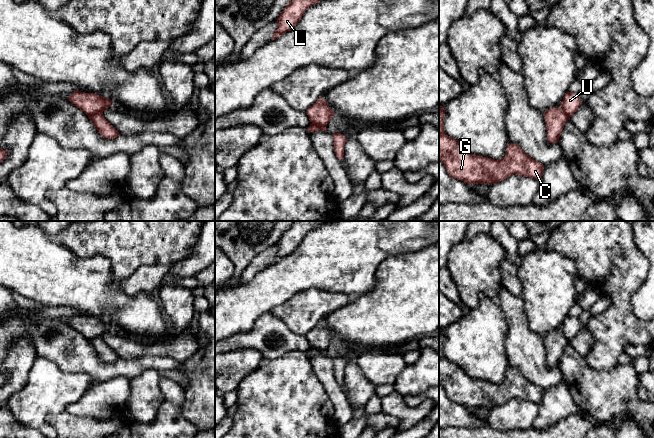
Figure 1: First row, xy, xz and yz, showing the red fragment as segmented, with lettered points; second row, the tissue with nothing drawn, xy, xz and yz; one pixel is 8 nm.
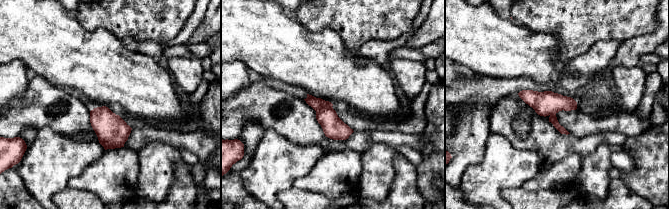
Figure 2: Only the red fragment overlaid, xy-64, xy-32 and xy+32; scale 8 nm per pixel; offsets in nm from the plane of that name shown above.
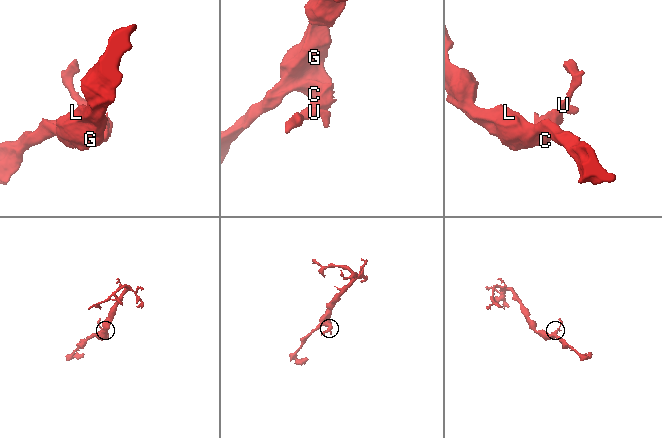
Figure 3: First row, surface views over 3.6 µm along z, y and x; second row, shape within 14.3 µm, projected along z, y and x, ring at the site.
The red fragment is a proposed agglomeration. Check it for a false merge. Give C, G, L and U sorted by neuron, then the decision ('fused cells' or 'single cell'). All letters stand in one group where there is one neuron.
groups C G L / U; fused cells

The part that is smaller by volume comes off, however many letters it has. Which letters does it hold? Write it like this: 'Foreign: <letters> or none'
Foreign: U

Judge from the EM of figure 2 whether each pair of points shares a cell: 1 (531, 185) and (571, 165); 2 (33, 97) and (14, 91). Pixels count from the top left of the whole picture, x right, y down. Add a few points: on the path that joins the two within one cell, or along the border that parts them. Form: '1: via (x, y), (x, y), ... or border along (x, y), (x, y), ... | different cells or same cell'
1: via (541, 181), (561, 174) | same cell
2: border along (29, 81), (25, 94), (10, 105) | different cells

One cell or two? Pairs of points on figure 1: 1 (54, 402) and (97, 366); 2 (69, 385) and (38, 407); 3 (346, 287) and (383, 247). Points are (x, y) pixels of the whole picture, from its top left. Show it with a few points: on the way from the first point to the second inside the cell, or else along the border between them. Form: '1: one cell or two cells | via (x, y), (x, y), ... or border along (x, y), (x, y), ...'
1: two cells | border along (64, 371), (85, 372), (89, 376), (91, 383)
2: one cell | via (61, 389), (56, 389), (46, 399)
3: one cell | via (354, 277), (374, 257)

